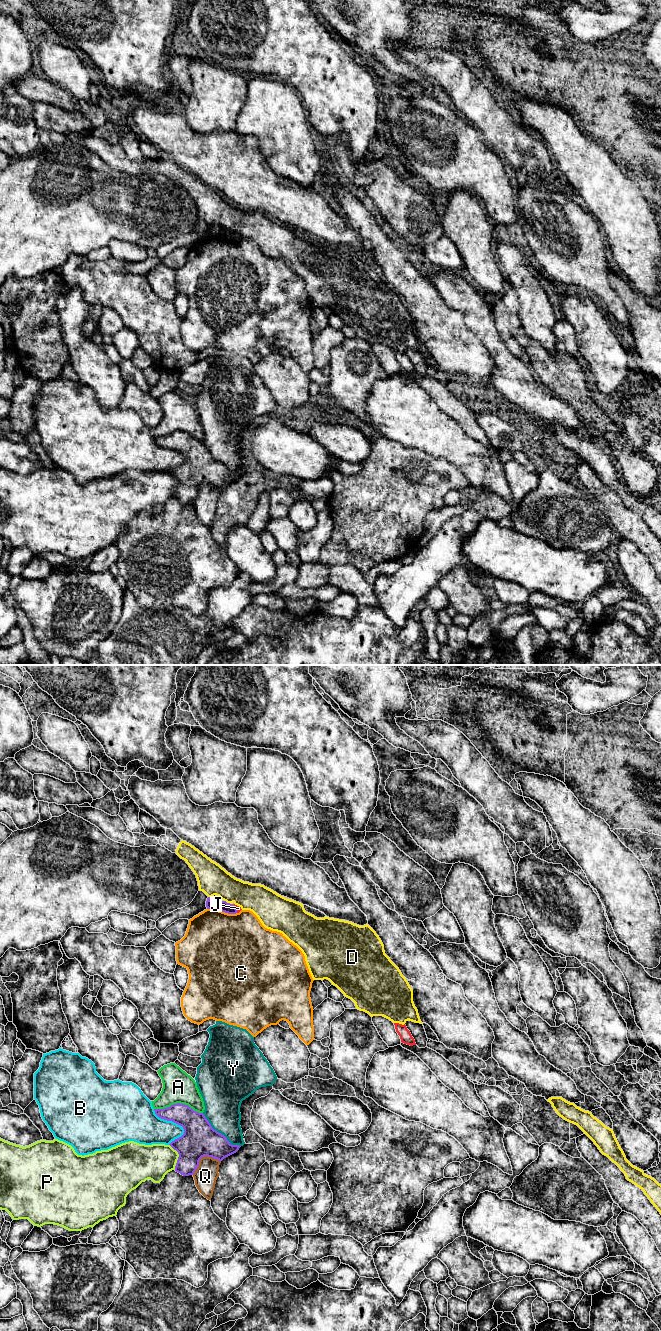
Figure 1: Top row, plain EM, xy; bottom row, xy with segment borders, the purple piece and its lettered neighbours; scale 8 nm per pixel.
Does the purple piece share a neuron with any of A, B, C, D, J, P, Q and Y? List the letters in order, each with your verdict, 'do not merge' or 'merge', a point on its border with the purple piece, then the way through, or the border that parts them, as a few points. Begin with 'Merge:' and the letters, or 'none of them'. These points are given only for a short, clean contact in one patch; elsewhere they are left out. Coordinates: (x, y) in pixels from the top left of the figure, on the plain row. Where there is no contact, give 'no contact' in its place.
Merge: none of them
A: do not merge; meets purple in xy at (178, 431)
B: do not merge; meets purple in xy at (170, 448)
C: do not merge; meets purple in xy at (226, 240)
D: do not merge; meets purple in xy at (228, 231)
J: do not merge; meets purple in xy at (235, 236); border along xy (233, 232), (237, 240)
P: do not merge; meets purple in xy at (178, 485)
Q: do not merge; meets purple in xy at (202, 484)
Y: do not merge; meets purple in xy at (218, 460); border along xy (202, 441), (214, 457), (220, 460), (232, 472), (240, 474)

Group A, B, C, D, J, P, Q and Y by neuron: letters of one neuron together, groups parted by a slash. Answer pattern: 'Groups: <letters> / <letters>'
Groups: A / B / C / D / J / P / Q / Y

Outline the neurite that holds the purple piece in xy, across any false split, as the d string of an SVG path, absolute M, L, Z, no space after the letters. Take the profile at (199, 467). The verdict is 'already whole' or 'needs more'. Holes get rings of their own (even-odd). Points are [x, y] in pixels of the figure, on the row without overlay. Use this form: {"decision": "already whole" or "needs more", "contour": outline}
{"decision": "already whole", "contour": "M177 431L164 437L154 437L154 439L159 446L172 449L184 457L184 462L169 472L179 482L175 499L183 504L193 503L202 485L212 485L221 490L224 486L236 481L241 475L232 473L224 463L212 456L203 441L194 439L188 433Z"}

